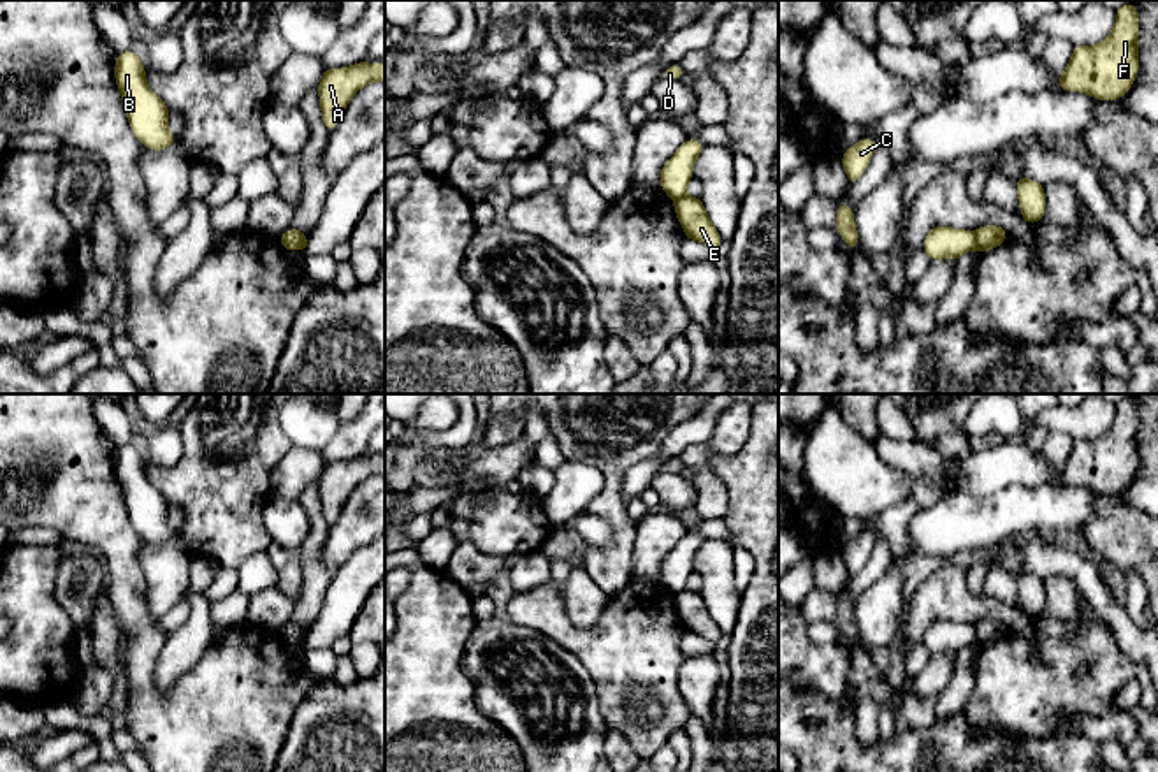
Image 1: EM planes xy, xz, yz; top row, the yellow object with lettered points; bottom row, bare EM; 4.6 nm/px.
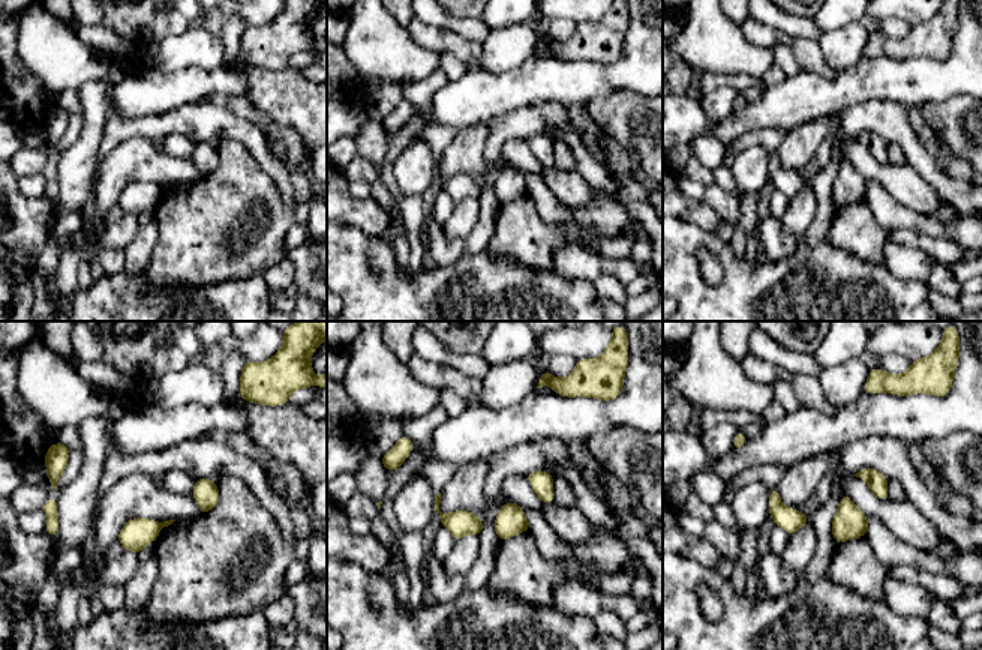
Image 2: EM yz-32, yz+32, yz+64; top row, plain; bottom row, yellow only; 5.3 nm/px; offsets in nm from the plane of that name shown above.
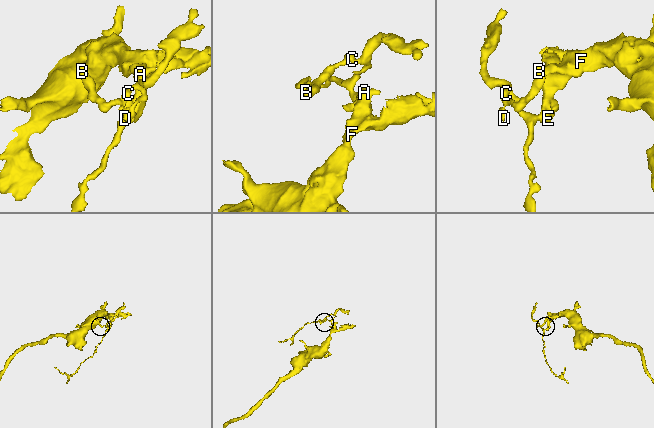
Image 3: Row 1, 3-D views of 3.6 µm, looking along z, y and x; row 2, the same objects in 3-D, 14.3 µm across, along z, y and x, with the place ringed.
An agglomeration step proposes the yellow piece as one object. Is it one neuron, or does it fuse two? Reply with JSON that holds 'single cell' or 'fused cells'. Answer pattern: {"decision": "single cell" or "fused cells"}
{"decision": "fused cells"}

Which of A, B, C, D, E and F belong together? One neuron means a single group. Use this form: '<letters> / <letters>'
A E F / B C D

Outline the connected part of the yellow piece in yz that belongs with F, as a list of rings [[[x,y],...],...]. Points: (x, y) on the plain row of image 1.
[[[1133,397],[1116,403],[1112,426],[1096,440],[1074,440],[1058,482],[1082,485],[1102,496],[1121,492],[1139,466],[1139,404]]]

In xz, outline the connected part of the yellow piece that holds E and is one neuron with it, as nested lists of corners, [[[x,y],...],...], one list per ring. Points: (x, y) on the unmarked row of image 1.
[[[689,589],[677,593],[675,608],[687,630],[687,635],[701,635],[713,644],[719,644],[724,638],[720,628],[710,615],[701,593]]]

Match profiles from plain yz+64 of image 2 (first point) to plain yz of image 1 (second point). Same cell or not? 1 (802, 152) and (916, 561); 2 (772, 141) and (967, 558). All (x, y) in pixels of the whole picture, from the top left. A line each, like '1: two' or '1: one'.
1: two
2: one

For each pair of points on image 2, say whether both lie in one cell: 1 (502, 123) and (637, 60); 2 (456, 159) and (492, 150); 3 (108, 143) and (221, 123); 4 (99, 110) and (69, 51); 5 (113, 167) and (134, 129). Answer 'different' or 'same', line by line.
1: different
2: different
3: same
4: different
5: different

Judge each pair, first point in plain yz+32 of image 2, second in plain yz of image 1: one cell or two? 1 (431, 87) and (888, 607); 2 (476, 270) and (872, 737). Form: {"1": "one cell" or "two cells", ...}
{"1": "one cell", "2": "two cells"}

